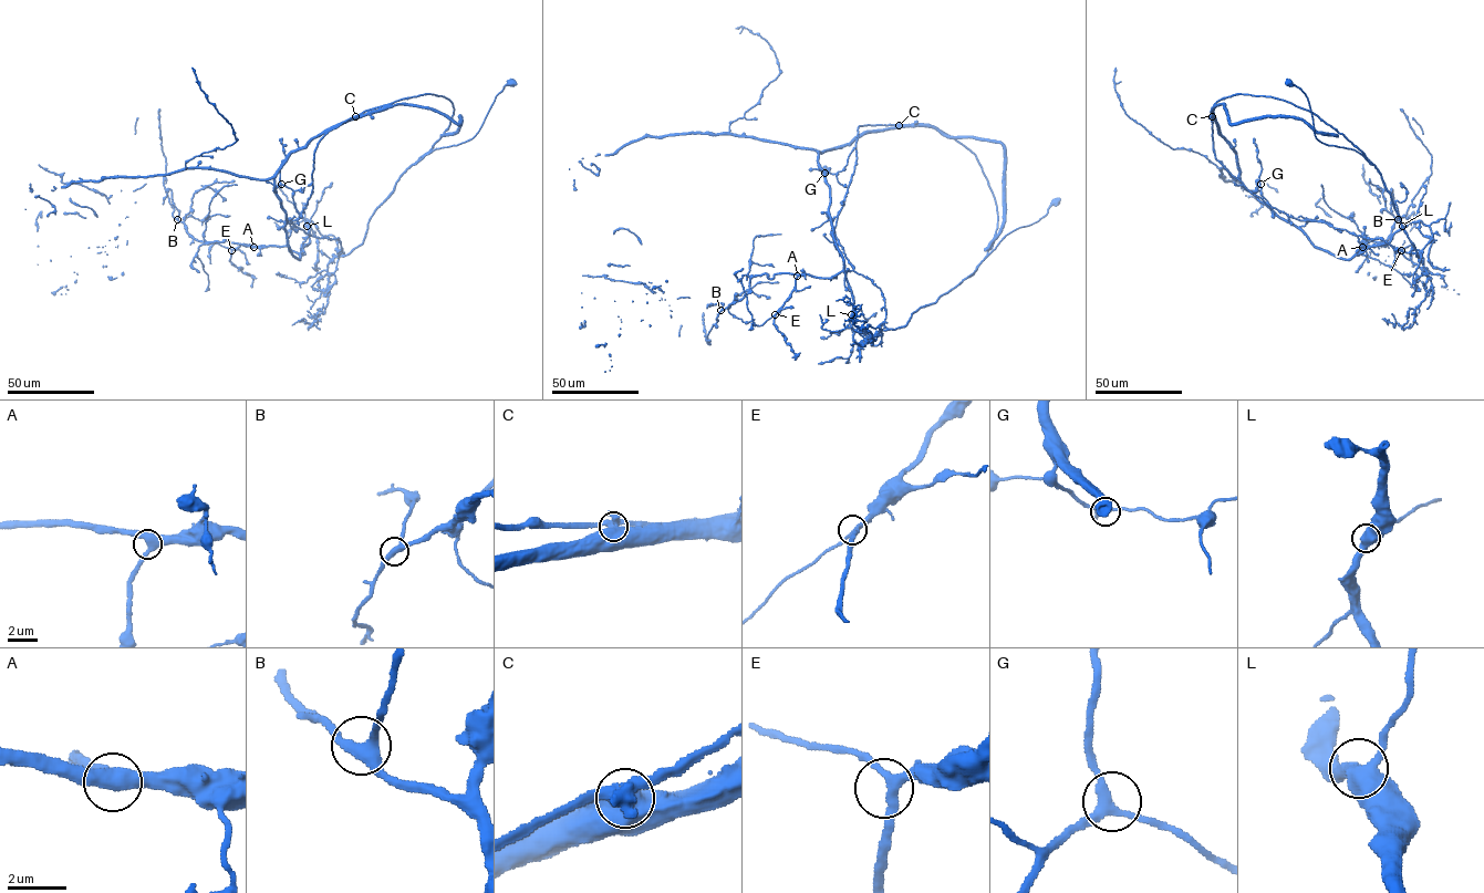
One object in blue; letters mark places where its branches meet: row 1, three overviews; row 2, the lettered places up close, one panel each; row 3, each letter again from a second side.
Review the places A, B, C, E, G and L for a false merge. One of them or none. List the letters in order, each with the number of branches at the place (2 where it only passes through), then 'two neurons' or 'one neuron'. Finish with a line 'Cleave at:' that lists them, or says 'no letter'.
A: branches 3; one neuron
B: branches 3; one neuron
C: branches 3; two neurons
E: branches 3; one neuron
G: branches 3; one neuron
L: branches 3; one neuron
Cleave at: C

